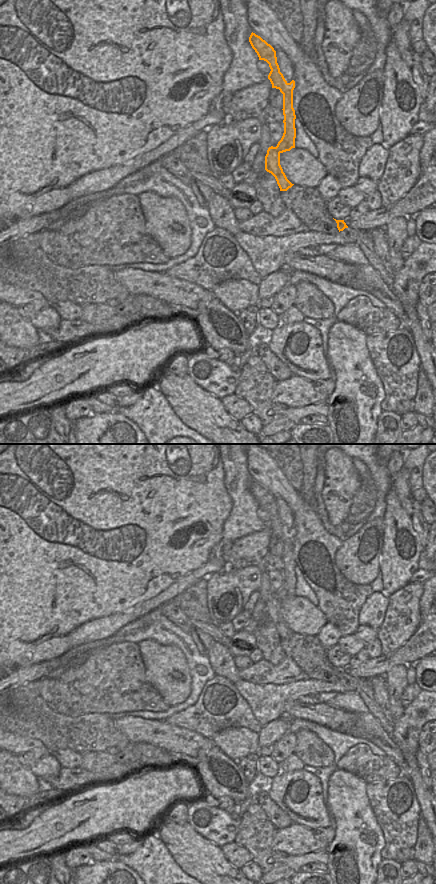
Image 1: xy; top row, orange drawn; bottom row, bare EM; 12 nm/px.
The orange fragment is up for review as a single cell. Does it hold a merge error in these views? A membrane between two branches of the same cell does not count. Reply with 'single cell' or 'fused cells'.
fused cells

